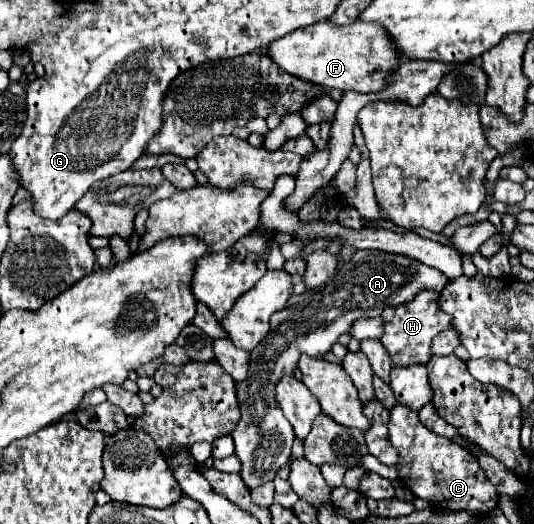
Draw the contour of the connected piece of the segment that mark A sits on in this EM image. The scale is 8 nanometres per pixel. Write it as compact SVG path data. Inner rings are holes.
M357 251L349 261L343 261L329 283L321 289L309 291L305 305L281 309L271 315L271 329L267 337L251 351L251 367L245 381L237 383L237 399L241 407L241 421L233 429L235 455L241 459L241 477L249 489L259 487L275 479L275 473L291 457L291 445L295 433L291 423L283 417L279 403L275 401L275 383L283 375L293 375L299 355L305 351L309 357L323 357L331 351L333 343L343 333L351 331L351 325L363 317L381 317L385 307L403 305L417 297L423 289L435 293L443 291L447 277L439 269L431 269L411 257L379 251Z

